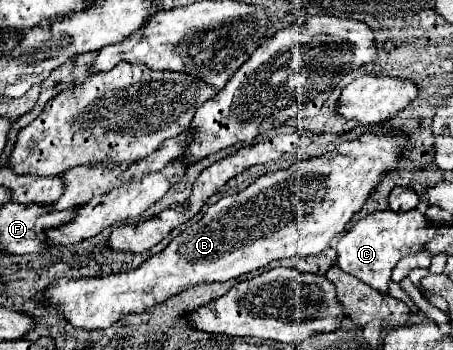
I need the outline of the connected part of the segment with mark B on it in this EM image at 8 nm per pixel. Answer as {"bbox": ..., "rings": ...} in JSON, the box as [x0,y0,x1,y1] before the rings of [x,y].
{"bbox":[45,122,409,330],"rings":[[[387,122],[387,128],[381,134],[365,132],[353,142],[343,142],[339,150],[333,150],[329,154],[311,160],[301,160],[285,170],[267,172],[265,176],[249,184],[243,192],[225,196],[215,204],[211,204],[199,220],[191,222],[179,236],[175,236],[167,244],[163,252],[151,256],[139,268],[123,274],[105,276],[105,278],[77,278],[77,280],[61,278],[47,288],[45,296],[51,304],[57,304],[63,310],[65,318],[77,328],[87,328],[87,330],[109,328],[123,314],[149,310],[151,306],[181,292],[189,284],[225,282],[241,274],[253,272],[257,268],[263,268],[269,262],[279,258],[319,254],[329,246],[333,236],[345,230],[353,214],[361,210],[361,206],[367,202],[367,198],[379,186],[379,182],[399,166],[399,162],[403,160],[403,148],[407,144],[409,144],[409,132],[391,126]]]}

